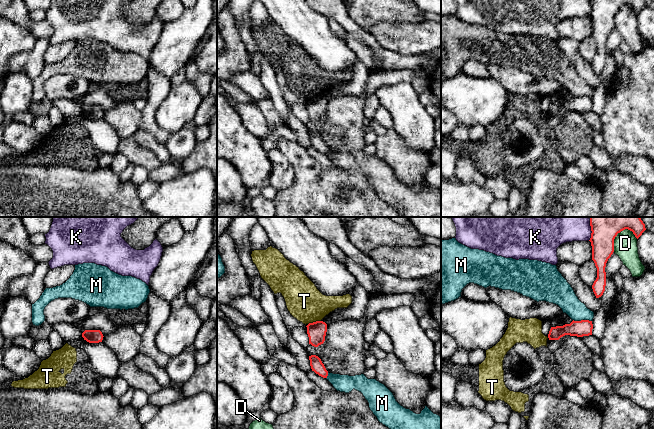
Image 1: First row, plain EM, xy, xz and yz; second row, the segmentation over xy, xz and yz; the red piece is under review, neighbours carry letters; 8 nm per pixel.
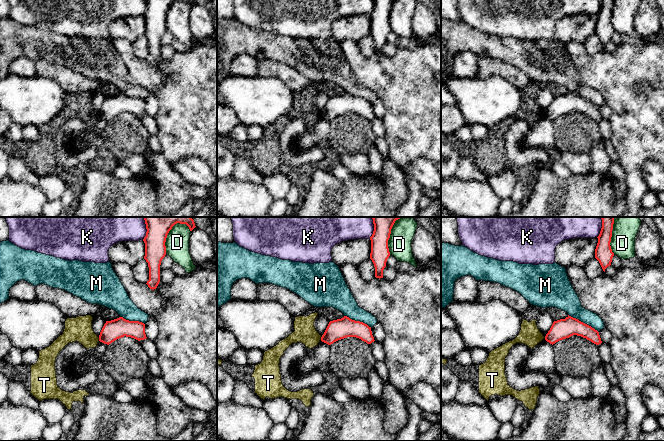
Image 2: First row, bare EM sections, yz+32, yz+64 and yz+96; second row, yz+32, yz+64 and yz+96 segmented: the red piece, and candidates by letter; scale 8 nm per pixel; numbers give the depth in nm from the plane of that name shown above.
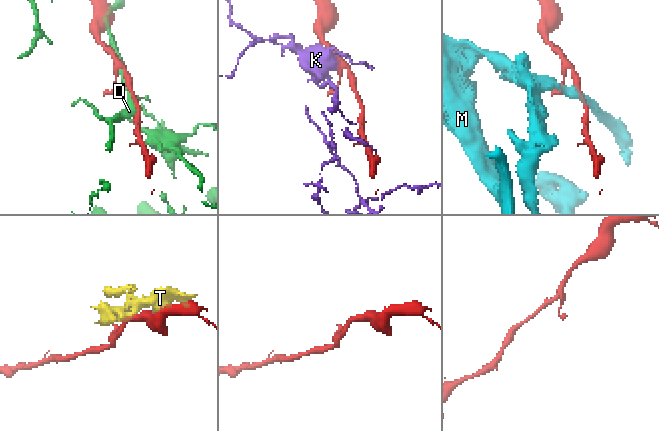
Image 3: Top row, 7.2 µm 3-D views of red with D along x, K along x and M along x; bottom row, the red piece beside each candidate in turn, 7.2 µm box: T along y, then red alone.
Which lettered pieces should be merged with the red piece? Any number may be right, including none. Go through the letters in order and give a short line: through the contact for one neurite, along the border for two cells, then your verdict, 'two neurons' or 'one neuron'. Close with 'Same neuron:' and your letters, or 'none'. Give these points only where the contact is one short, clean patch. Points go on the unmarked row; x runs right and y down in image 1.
D: two neurons
K: two neurons
M: two neurons
T: line xz (320, 96), (308, 100); two neurons
Same neuron: none

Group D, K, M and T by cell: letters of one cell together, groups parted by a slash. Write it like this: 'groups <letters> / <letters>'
groups D / K / M / T

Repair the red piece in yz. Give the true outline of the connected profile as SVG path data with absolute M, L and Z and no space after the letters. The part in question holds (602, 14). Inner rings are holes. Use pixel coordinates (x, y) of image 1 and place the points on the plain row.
M590 0L592 36L597 44L597 54L592 61L596 74L603 71L606 62L605 43L614 28L614 15L618 9L628 5L638 15L646 6L645 0Z

